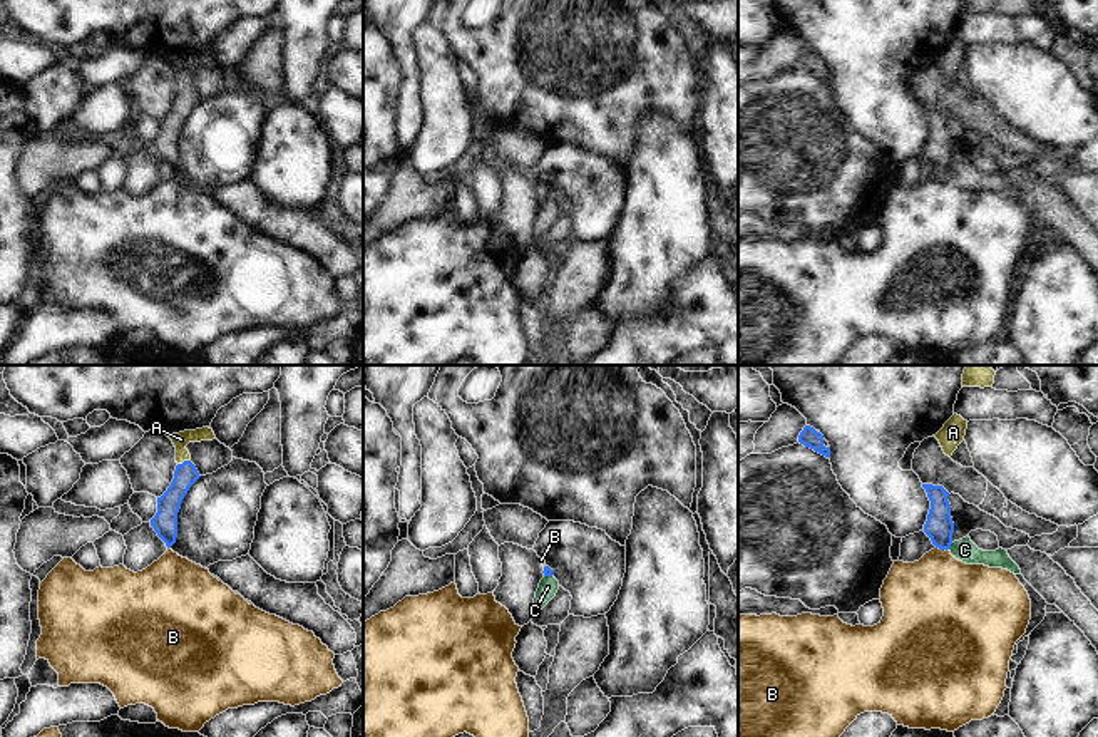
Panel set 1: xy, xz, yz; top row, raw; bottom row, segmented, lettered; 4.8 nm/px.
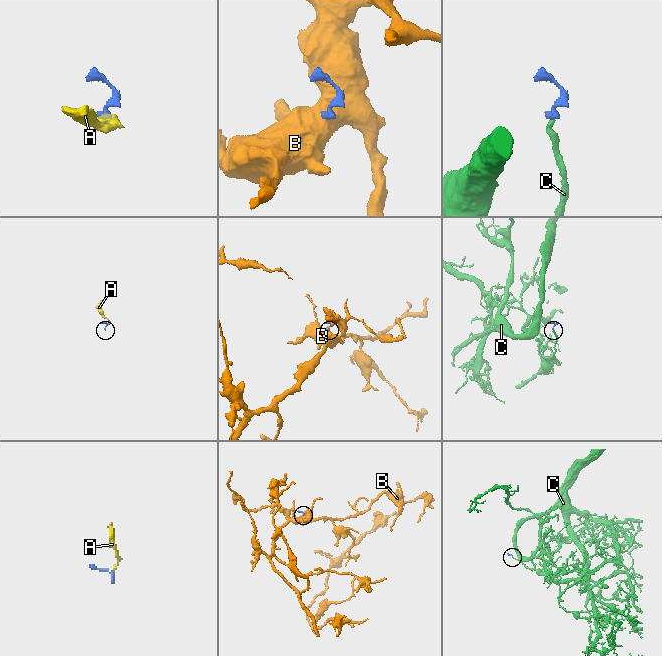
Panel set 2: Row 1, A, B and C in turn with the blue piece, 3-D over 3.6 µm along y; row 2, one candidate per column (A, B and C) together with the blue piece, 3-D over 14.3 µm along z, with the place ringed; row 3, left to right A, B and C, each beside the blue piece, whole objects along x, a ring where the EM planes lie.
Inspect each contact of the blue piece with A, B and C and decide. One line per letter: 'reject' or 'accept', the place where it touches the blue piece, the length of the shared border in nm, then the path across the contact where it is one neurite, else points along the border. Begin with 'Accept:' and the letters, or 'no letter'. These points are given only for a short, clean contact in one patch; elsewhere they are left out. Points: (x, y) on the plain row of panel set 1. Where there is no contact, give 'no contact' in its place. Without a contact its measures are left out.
Accept: A, C
A: accept; contact xy (184, 86); length 70 nm; way xy (186, 99), (184, 86), (181, 64)
B: reject; contact yz (943, 173); length 70 nm; border yz (936, 171), (948, 175)
C: accept; contact yz (949, 171); length 40 nm; way yz (939, 151), (941, 163), (949, 171), (964, 175)

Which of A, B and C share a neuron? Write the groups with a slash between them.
A C / B

